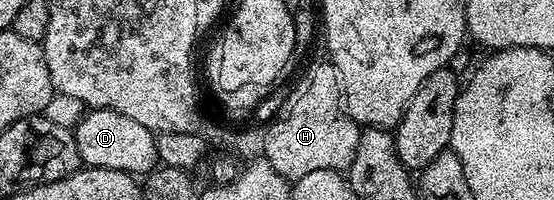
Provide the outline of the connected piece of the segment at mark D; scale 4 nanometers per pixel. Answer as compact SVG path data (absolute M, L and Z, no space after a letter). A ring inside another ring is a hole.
M89 109L81 118L80 123L74 128L78 152L81 163L85 167L97 170L121 170L124 174L133 176L147 176L156 169L158 159L156 157L156 135L151 130L142 128L135 120L130 120L130 116L122 116L113 110Z

